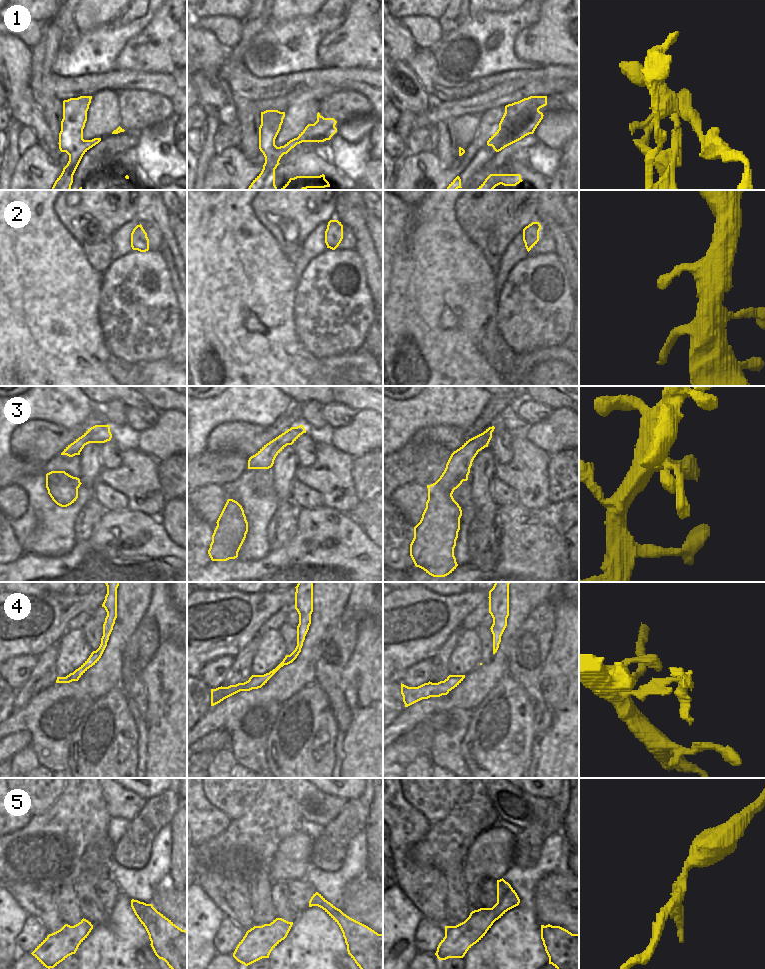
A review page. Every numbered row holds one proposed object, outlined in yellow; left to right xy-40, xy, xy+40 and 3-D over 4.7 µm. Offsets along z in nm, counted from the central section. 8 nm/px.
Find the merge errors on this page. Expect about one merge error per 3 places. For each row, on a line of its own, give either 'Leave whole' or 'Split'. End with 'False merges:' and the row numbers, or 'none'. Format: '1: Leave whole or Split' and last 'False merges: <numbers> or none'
1: Split
2: Leave whole
3: Leave whole
4: Split
5: Leave whole
False merges: 1, 4.

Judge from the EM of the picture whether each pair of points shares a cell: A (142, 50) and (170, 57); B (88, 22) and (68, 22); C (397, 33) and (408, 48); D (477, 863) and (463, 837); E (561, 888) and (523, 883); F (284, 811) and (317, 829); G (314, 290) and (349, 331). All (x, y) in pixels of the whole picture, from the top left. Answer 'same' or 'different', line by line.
A: same
B: different
C: same
D: different
E: different
F: different
G: same

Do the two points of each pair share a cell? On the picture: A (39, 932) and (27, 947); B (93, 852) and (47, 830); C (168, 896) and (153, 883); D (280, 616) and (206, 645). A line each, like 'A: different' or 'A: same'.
A: same
B: different
C: different
D: different

